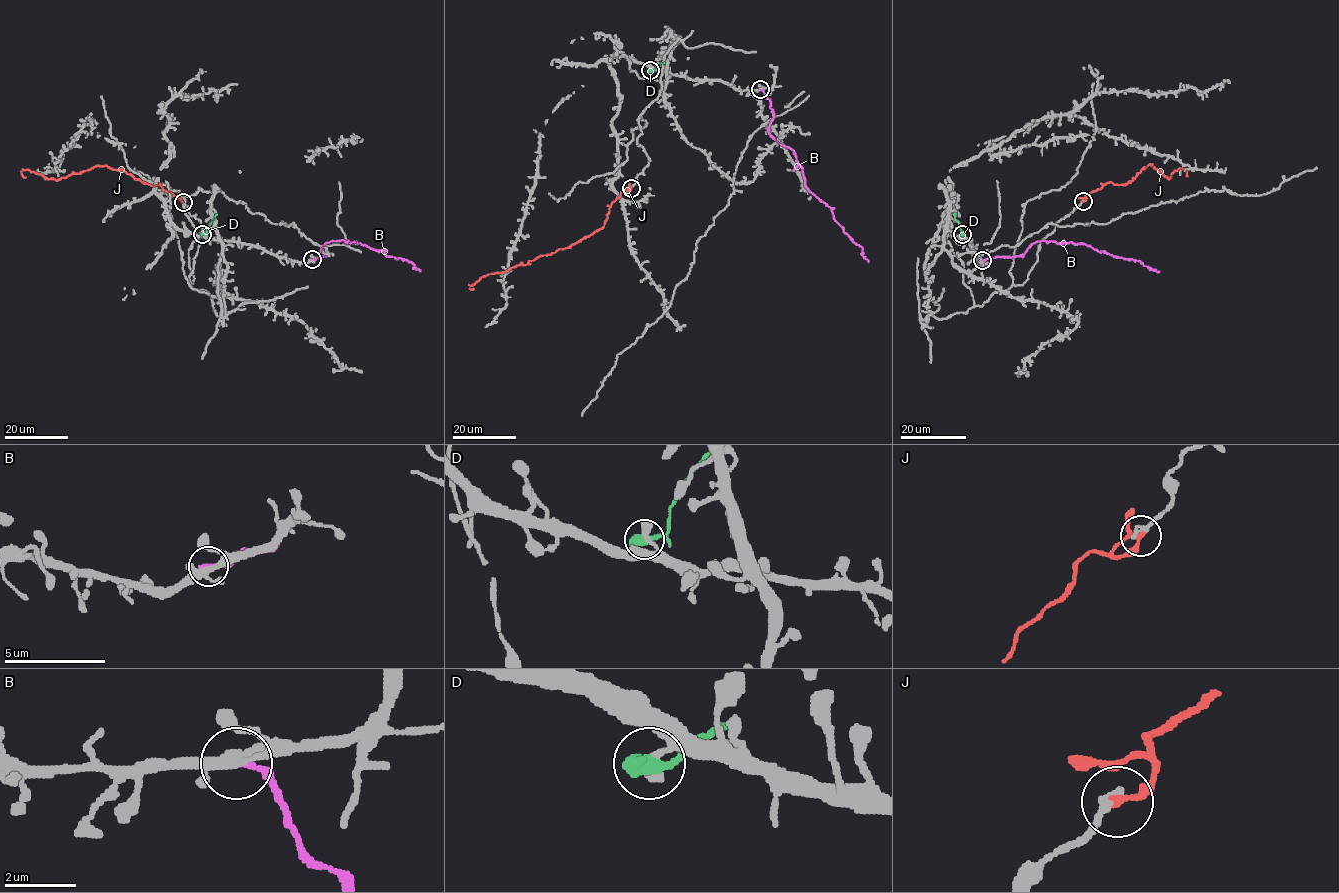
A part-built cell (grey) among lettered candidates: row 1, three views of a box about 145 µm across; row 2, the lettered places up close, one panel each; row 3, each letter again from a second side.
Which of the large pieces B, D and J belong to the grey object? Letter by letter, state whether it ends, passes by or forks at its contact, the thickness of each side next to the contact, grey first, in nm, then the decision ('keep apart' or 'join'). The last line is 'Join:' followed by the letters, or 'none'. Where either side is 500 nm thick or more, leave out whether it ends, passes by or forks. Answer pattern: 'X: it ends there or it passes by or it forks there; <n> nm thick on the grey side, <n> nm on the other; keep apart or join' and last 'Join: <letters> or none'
B: it ends there; 280 nm thick on the grey side, 200 nm on the other; keep apart
D: 400 nm thick on the grey side, 500 nm on the other; keep apart
J: it ends there; 220 nm thick on the grey side, 240 nm on the other; join
Join: J

